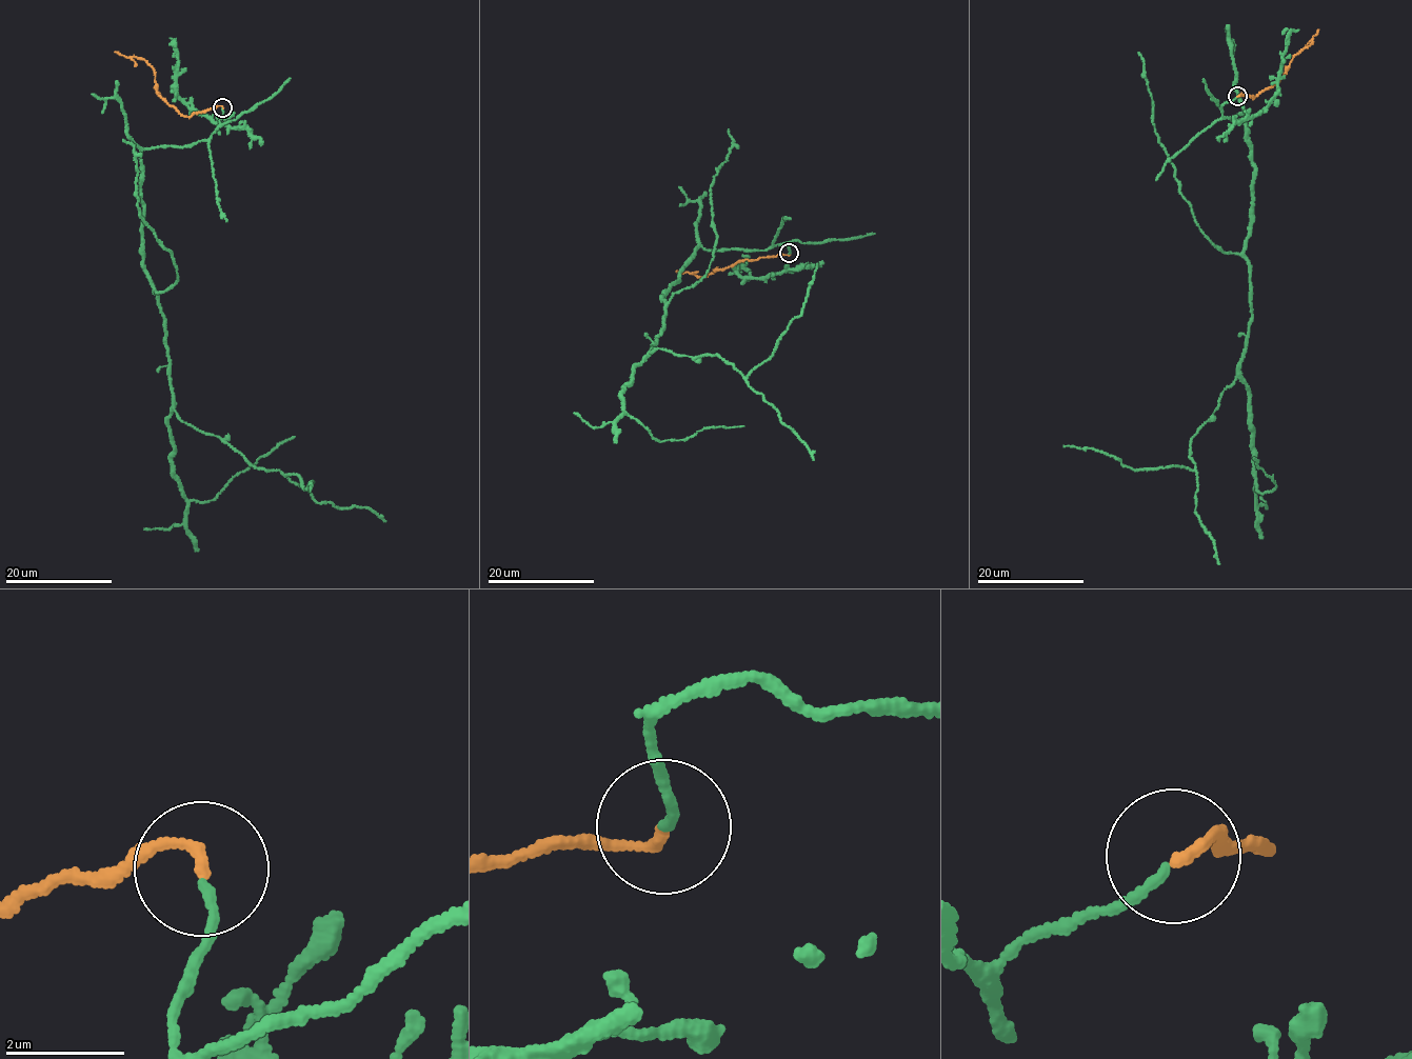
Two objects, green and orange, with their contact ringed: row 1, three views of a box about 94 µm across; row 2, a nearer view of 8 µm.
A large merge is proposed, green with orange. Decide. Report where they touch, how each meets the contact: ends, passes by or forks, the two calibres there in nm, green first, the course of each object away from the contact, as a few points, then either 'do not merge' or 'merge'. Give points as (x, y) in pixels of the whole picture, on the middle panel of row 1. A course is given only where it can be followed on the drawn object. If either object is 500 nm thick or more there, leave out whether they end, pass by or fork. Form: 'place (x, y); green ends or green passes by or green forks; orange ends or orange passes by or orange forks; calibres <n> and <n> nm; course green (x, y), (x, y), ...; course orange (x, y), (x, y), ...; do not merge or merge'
place (789, 253); green ends; orange ends; calibres 150 and 180 nm; course green (789, 253), (696, 250), (660, 299), (648, 354), (717, 354), (747, 377), (800, 315), (817, 263); course orange (789, 253), (740, 260), (704, 277), (676, 271); merge

